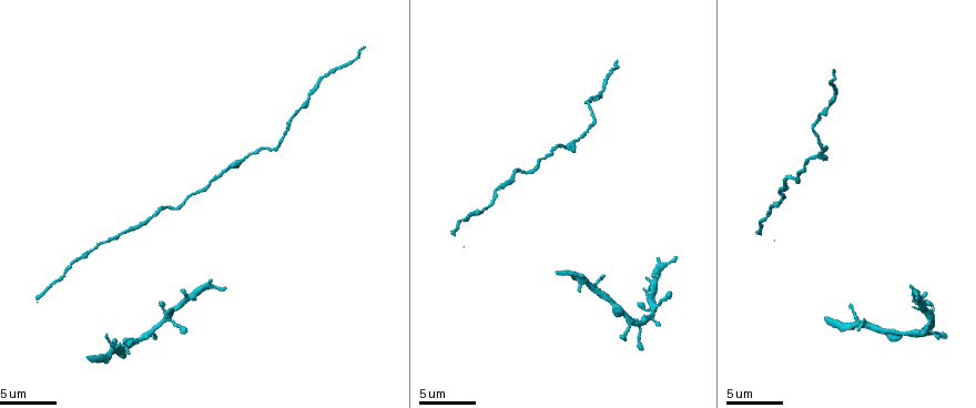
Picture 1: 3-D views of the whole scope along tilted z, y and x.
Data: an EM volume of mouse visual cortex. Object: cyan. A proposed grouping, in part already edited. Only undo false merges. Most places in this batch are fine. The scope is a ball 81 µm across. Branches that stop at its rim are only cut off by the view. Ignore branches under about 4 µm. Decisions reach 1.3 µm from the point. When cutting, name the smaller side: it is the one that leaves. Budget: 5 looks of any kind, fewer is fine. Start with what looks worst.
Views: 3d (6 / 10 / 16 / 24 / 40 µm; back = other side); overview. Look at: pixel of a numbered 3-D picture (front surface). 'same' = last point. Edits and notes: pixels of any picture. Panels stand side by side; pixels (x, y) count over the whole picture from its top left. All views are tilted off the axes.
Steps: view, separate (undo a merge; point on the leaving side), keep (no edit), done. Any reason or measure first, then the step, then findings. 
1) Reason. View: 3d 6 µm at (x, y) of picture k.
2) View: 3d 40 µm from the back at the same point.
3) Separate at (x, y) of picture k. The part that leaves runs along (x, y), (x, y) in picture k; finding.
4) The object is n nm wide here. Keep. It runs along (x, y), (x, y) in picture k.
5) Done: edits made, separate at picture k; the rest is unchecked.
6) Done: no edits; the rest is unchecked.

Four arms meet. View: 3d 6 µm at (930, 319) of picture 1.

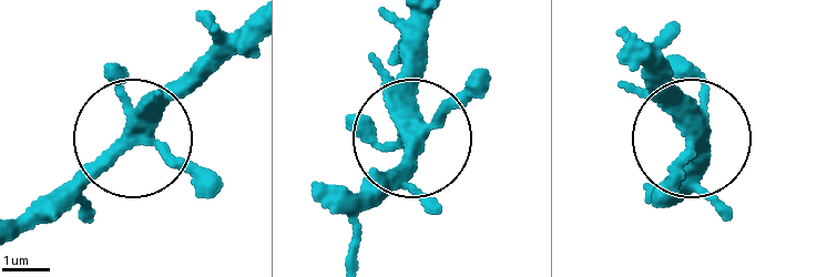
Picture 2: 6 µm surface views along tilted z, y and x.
4 arms meet here. Keep. One neuron here.

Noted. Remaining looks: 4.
Sudden change in width. View: 3d 10 µm at (249, 155) of picture 1.

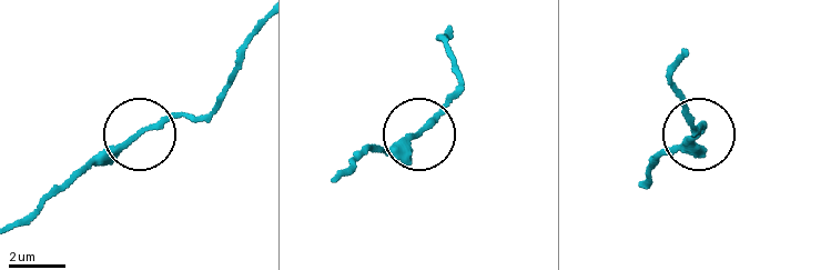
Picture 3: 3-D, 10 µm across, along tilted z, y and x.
Keep. One neuron here.

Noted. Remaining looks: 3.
A narrow waist. View: 3d 10 µm at (602, 89) of picture 1.

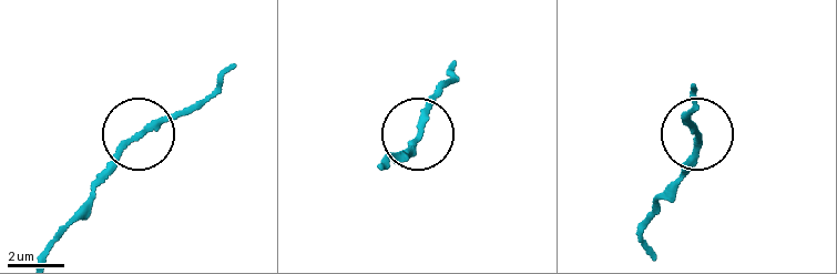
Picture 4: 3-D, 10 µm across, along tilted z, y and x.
Other side. View: 3d 10 µm from the back at (419, 138) of picture 4.

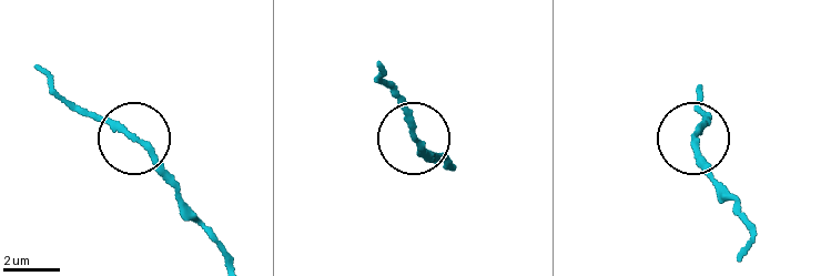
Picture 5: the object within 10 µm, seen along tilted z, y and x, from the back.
Keep. One neuron here.

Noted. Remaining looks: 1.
Done: no edits; the rest is unchecked.

